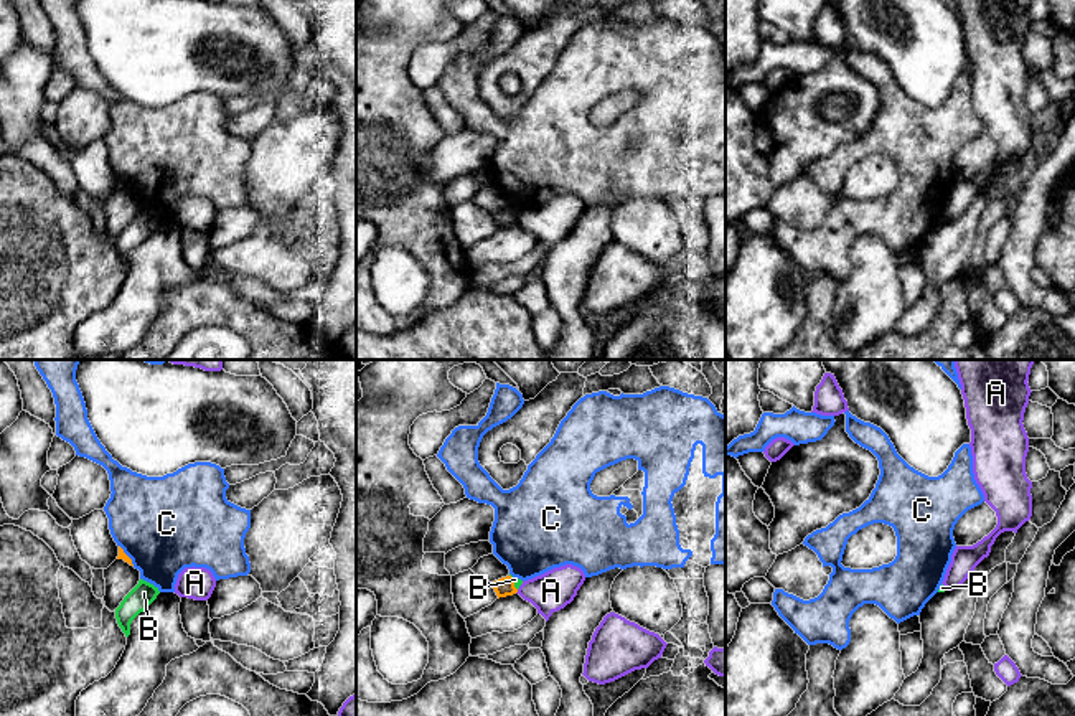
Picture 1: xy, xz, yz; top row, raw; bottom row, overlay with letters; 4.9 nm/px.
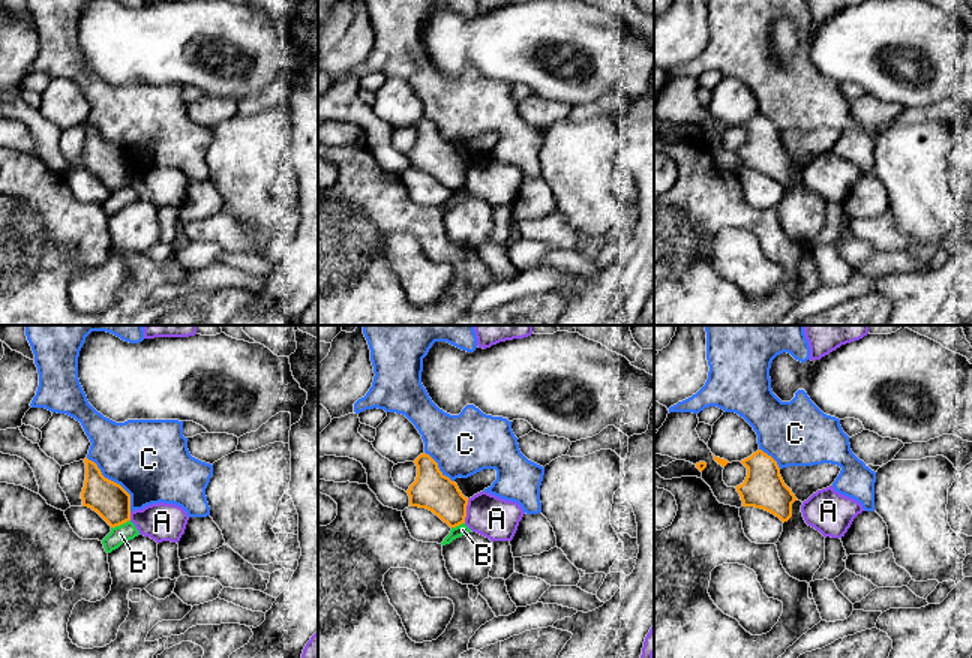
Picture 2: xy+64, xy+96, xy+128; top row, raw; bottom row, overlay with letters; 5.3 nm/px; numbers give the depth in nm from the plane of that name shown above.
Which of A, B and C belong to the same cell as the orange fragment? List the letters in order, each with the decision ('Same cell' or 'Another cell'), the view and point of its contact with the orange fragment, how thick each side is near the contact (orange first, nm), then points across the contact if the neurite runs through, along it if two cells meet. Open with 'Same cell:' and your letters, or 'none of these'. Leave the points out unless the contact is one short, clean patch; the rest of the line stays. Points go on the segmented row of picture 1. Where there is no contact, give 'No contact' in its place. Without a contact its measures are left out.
Same cell: none of these
A: Another cell. Touches orange at xz (516, 591). Thickness 90 nm (orange) against 190 nm
B: Another cell. Touches orange at xz (513, 583). Thickness 90 nm (orange) against 40 nm. Boundary: xz (510, 574), (516, 589)
C: Another cell. Touches orange at xy (126, 555). Thickness 40 nm (orange) against 460 nm

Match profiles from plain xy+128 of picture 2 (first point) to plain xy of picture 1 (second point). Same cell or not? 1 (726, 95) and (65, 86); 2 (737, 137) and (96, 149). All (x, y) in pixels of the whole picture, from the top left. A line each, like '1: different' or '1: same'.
1: different
2: same

